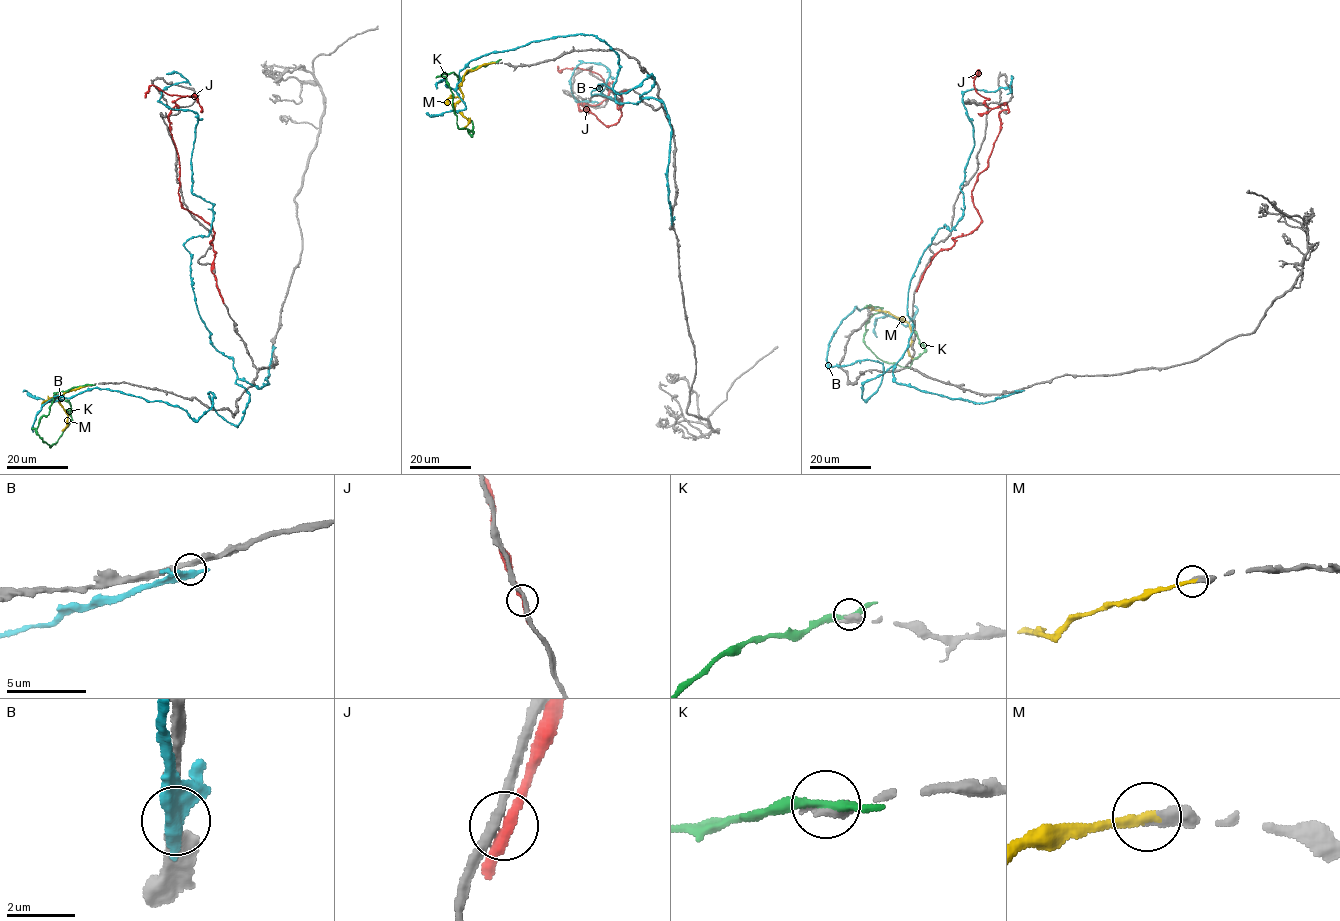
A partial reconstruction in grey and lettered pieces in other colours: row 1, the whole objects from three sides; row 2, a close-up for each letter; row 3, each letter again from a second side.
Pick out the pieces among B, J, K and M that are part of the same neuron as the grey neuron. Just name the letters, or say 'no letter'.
M

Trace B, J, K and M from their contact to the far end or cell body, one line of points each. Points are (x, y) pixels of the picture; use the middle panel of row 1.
B: (672, 222), (664, 105), (591, 94), (620, 104), (586, 62), (571, 91), (597, 103), (577, 102)
J: (629, 91), (619, 93), (619, 121), (606, 126), (578, 106), (600, 104), (609, 84), (557, 65)
K: (496, 62), (476, 66), (458, 80), (454, 73), (441, 77), (453, 94), (457, 127), (471, 135), (467, 118)
M: (493, 62), (482, 64), (465, 73), (460, 87), (463, 97), (455, 109), (470, 118), (463, 129)

